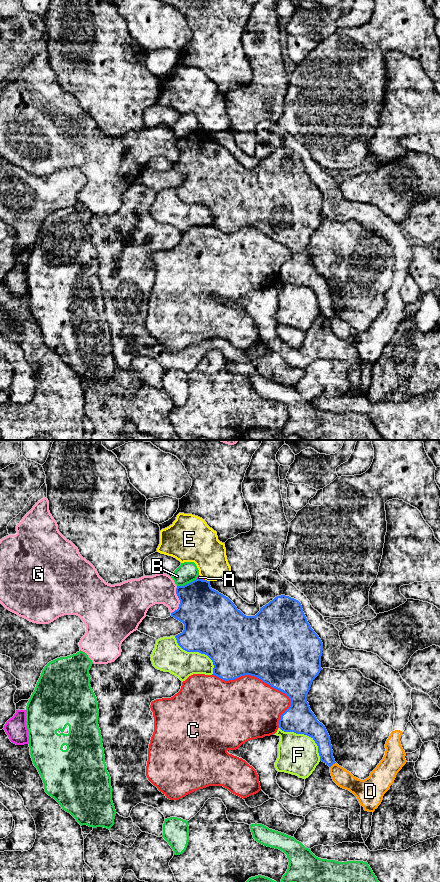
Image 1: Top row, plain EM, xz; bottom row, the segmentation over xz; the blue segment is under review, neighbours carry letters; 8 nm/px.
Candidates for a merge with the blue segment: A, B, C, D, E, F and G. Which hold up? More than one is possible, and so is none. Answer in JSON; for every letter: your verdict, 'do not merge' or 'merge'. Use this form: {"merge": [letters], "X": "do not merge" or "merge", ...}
{"merge": [], "A": "do not merge", "B": "do not merge", "C": "do not merge", "D": "do not merge", "E": "do not merge", "F": "do not merge", "G": "do not merge"}

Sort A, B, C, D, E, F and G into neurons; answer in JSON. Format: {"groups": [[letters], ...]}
{"groups": [["A"], ["B"], ["C"], ["D"], ["E"], ["F"], ["G"]]}

